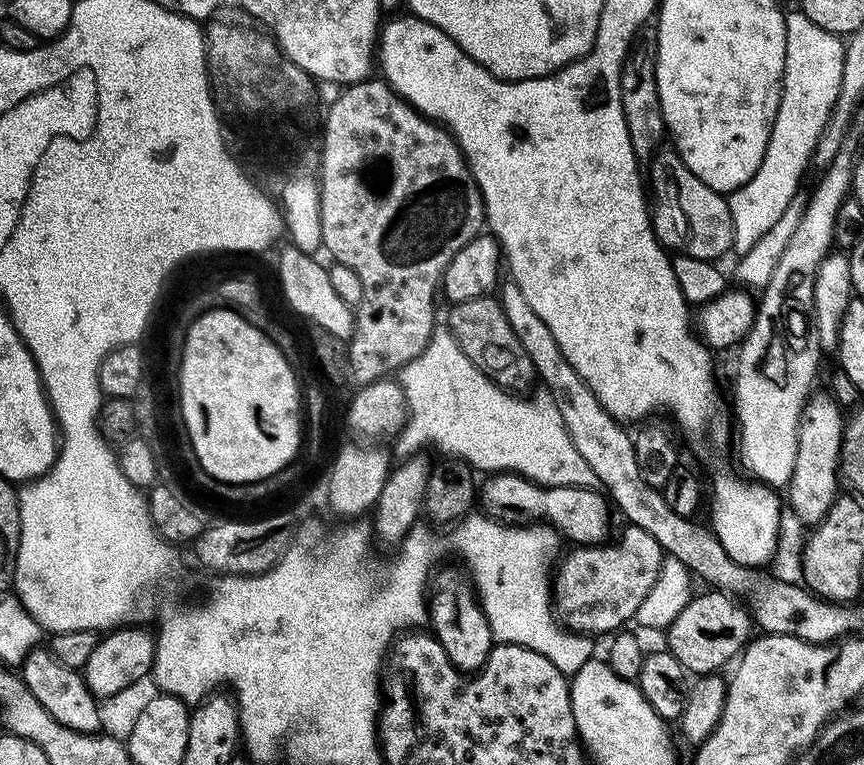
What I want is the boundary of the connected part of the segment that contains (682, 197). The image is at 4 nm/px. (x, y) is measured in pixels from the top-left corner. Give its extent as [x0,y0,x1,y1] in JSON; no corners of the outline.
[650,146,734,262]

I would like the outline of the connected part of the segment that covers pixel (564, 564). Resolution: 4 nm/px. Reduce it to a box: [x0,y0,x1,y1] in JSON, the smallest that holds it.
[550,524,666,634]

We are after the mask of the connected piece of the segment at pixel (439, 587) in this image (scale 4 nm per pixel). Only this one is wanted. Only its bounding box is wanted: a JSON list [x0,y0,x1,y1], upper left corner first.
[426,567,494,674]

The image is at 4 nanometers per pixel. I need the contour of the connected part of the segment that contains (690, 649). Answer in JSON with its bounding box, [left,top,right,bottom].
[666,590,754,677]

